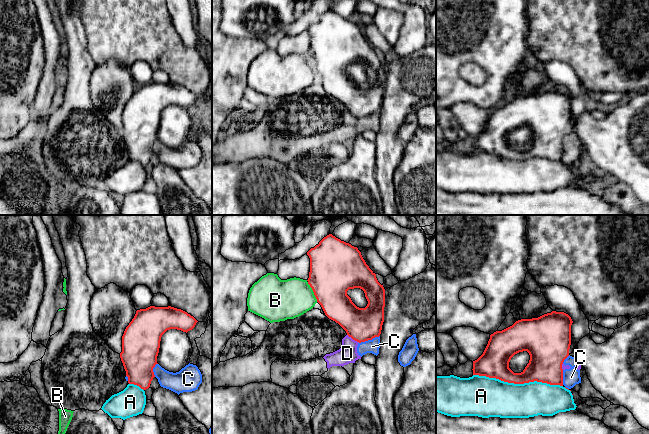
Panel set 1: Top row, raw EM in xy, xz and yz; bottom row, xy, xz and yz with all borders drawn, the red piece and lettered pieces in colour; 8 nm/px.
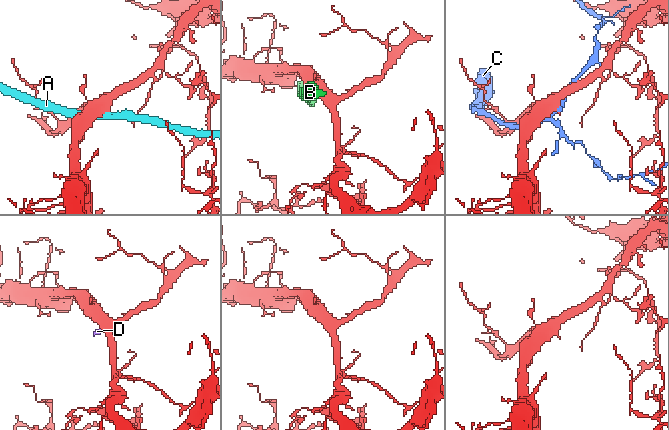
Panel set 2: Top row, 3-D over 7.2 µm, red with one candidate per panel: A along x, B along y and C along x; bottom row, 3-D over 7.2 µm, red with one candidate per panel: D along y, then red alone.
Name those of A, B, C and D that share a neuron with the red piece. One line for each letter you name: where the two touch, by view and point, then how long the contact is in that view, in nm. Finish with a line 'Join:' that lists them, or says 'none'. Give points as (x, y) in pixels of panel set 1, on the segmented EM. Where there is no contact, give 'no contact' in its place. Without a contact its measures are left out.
Join: none

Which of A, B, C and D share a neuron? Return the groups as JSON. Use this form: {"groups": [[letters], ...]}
{"groups": [["A"], ["B"], ["C", "D"]]}

